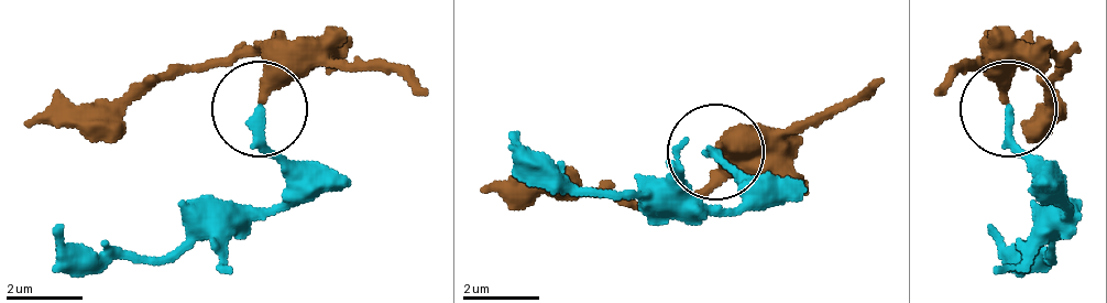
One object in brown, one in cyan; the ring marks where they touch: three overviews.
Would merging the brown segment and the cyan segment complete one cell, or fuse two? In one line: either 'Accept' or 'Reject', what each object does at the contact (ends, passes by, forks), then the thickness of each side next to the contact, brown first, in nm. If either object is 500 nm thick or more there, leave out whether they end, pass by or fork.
Accept. At the ring brown ends. At the ring cyan ends. Thickness 320 nm (brown) against 260 nm

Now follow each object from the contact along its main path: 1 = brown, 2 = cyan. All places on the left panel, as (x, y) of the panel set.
1: (262, 101), (252, 53), (22, 120)
2: (262, 110), (262, 149), (281, 169), (271, 207), (214, 207), (165, 255), (108, 255), (51, 226)

